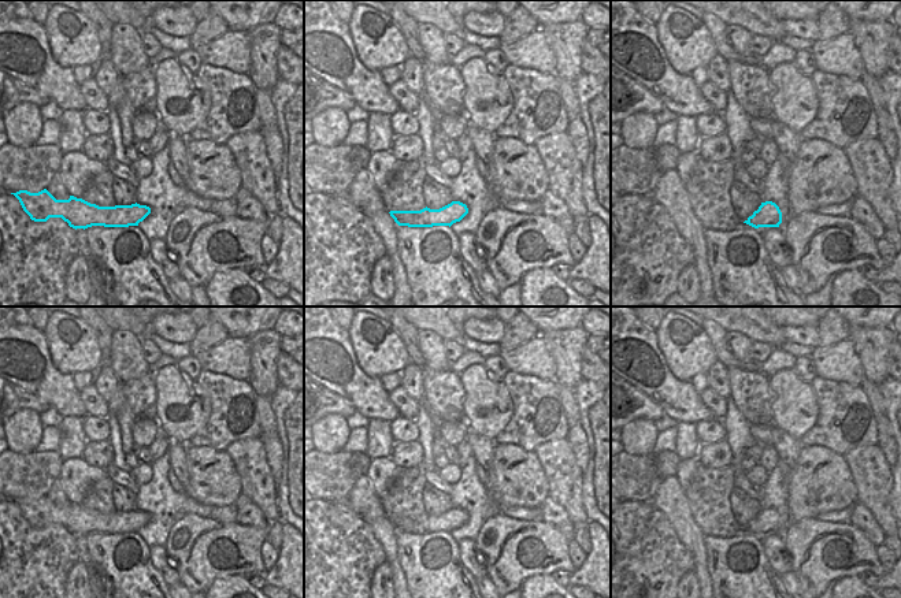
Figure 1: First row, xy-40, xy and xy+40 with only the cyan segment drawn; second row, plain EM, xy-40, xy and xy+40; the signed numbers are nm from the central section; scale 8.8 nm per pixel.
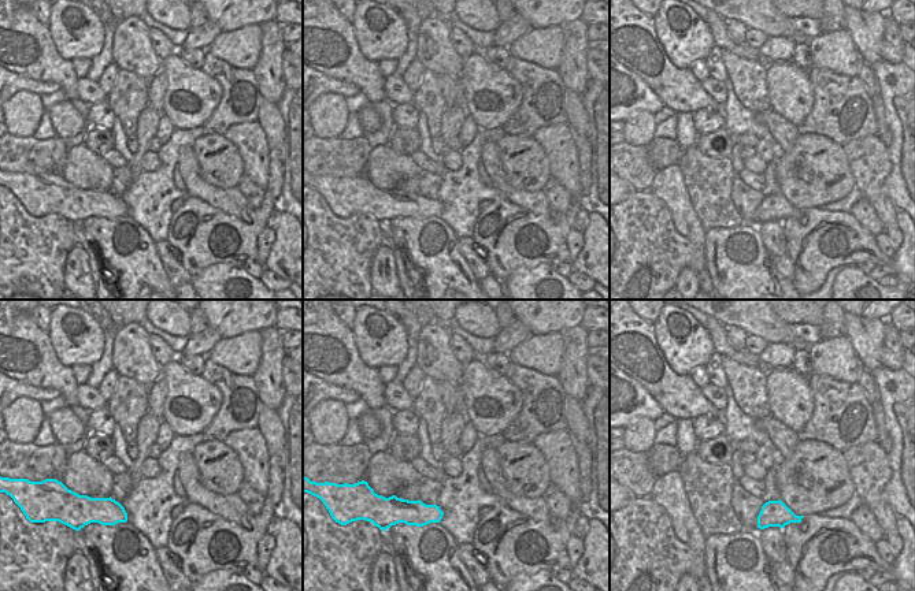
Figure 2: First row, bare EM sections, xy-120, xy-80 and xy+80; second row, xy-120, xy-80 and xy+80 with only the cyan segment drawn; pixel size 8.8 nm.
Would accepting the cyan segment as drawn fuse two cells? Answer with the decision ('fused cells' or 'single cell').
single cell

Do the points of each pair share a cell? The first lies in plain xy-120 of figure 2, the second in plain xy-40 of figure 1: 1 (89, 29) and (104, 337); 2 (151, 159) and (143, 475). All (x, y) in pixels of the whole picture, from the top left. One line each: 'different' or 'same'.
1: different
2: same

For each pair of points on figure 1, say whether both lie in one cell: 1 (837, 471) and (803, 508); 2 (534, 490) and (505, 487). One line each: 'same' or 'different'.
1: same
2: same

